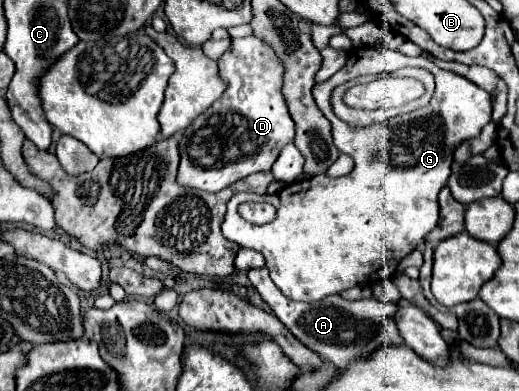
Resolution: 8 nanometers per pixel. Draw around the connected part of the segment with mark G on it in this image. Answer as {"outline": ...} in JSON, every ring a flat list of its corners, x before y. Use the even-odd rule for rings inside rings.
{"outline":[[384,46,354,48,348,56,346,66,338,70,334,76,330,76,328,80,316,84,312,88,312,94,314,94,318,108,332,124,332,136,334,136,336,148,354,158,352,172,342,178,314,176,310,180,288,184,282,188,282,192,276,192,272,196,268,194,258,196,252,192,236,194,228,202,226,220,222,224,222,232,228,240,240,246,246,246,246,248,254,248,264,254,270,278,280,288,282,294,286,294,292,300,304,300,304,302,322,300,328,294,340,294,346,288,366,284,368,280,376,276,380,268,384,266,396,268,404,256,418,250,424,244,426,234,438,222,438,192,451,174,452,154,456,150,454,146,460,146,464,140,478,138,480,130,490,122,490,94,484,88,476,86,474,82,454,72,440,70,428,58,404,56],[404,66,418,66,434,74,436,90,426,108,420,108,416,114,408,114,408,116,400,114,400,118,392,118,392,122,382,122,382,124,372,124,372,126,362,126,362,128,348,126,346,122,340,122,340,118,336,118,332,104,330,104,330,96,336,86,356,76,376,74,376,72,396,72,398,68,404,68],[244,202,274,204,278,210,276,220,264,226,250,224,238,214,238,206]]}

